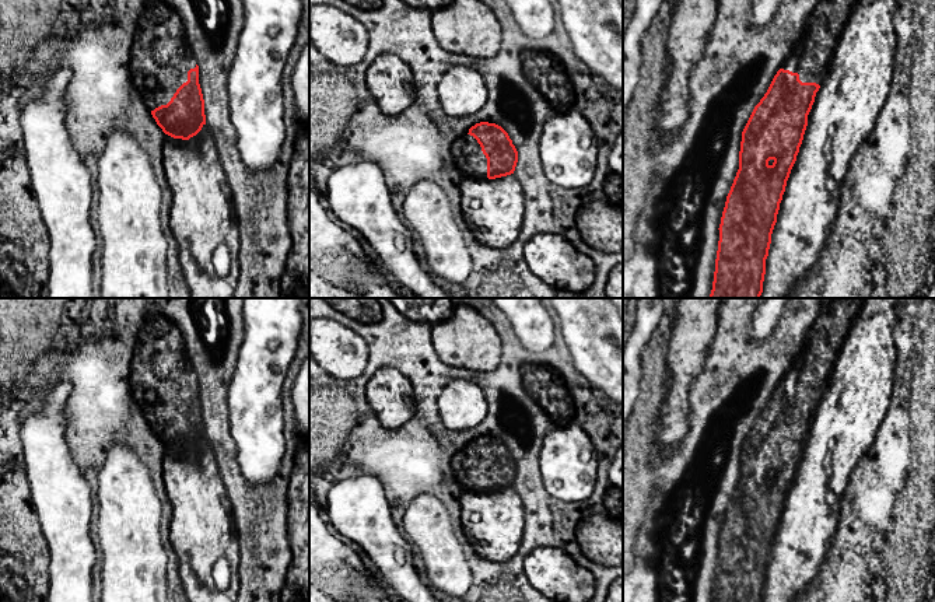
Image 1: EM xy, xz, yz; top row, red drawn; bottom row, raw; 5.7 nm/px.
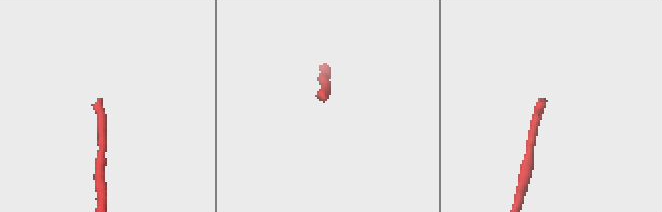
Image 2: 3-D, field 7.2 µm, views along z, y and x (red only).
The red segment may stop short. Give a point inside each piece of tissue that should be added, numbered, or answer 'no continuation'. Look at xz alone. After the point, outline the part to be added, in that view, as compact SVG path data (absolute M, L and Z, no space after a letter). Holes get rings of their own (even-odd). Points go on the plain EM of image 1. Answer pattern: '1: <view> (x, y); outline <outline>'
1: xz (466, 466); outline M465 448L461 449L451 461L451 469L463 493L486 493L487 472L481 465L477 454Z

